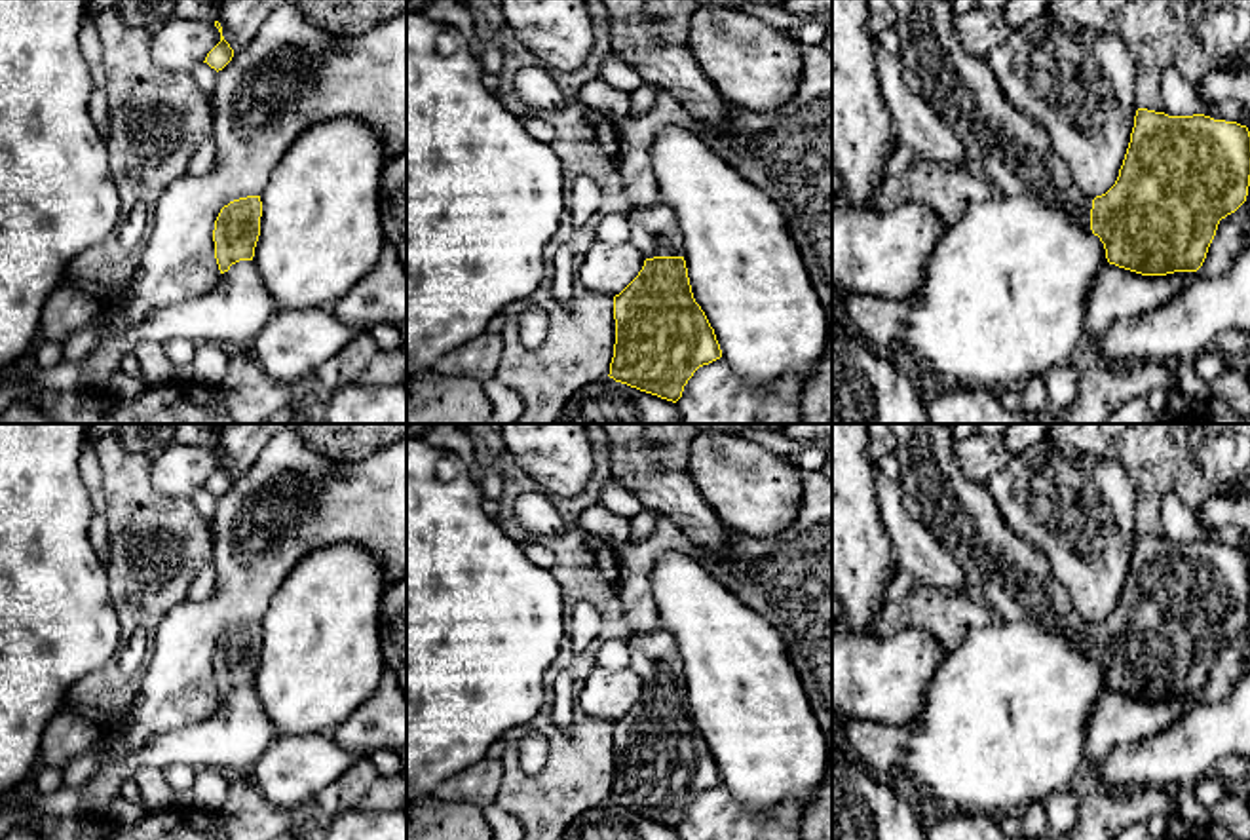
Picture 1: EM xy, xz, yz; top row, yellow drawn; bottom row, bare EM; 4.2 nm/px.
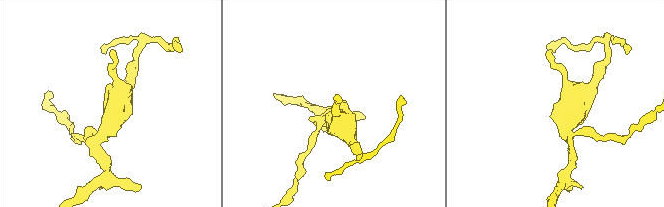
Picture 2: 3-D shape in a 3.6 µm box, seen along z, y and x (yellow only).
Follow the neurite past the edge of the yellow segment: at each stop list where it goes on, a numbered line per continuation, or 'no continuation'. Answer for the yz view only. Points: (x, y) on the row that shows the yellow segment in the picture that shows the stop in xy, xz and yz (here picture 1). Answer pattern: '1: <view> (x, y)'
1: yz (1015, 152)

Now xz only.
1: xz (654, 230)

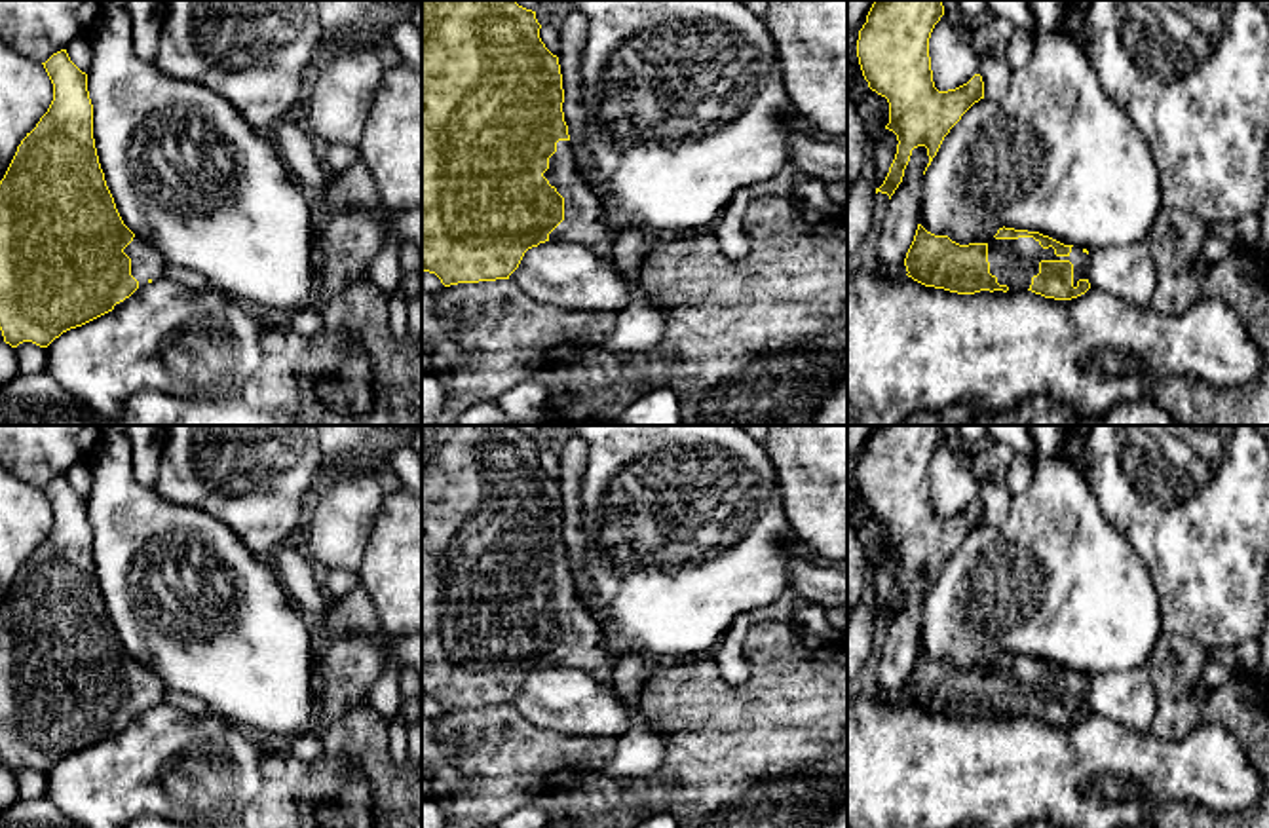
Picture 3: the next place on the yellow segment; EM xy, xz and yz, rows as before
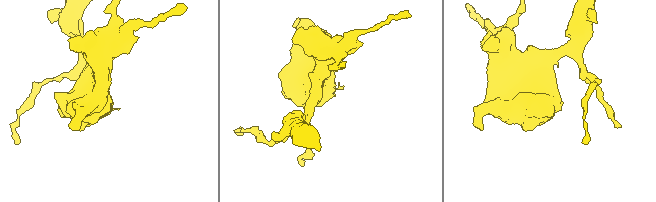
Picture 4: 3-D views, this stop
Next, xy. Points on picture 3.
1: xy (147, 263)

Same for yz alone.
1: yz (1013, 263)

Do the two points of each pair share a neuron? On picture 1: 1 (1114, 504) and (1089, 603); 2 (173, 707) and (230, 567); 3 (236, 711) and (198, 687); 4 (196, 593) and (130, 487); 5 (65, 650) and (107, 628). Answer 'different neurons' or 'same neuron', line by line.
1: same neuron
2: same neuron
3: different neurons
4: different neurons
5: same neuron

